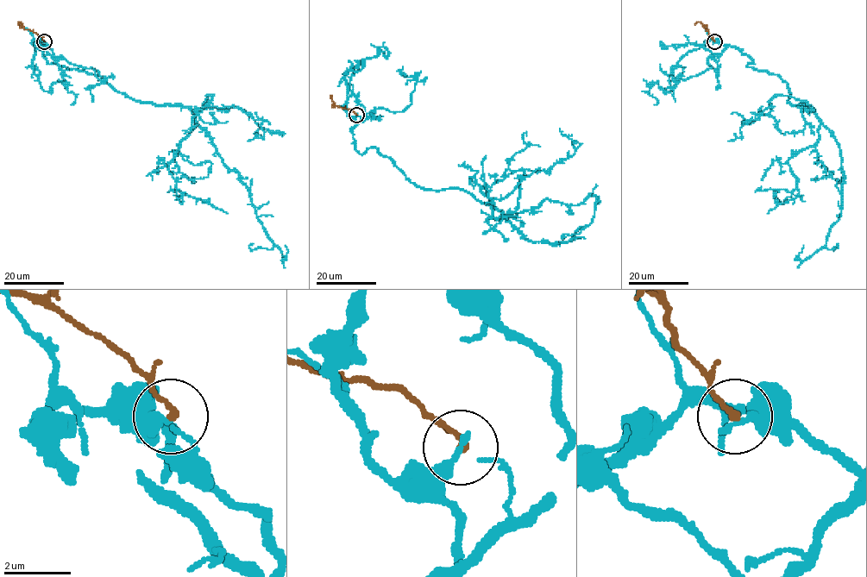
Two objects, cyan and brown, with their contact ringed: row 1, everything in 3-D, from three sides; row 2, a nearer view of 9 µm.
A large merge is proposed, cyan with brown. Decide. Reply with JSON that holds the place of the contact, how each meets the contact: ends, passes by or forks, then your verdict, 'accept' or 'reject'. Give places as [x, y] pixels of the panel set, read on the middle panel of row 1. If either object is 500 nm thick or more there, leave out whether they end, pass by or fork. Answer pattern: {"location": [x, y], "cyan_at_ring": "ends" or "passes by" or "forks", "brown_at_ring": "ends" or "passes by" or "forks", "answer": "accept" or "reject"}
{"location": [356, 115], "cyan_at_ring": "ends", "brown_at_ring": "ends", "answer": "reject"}

